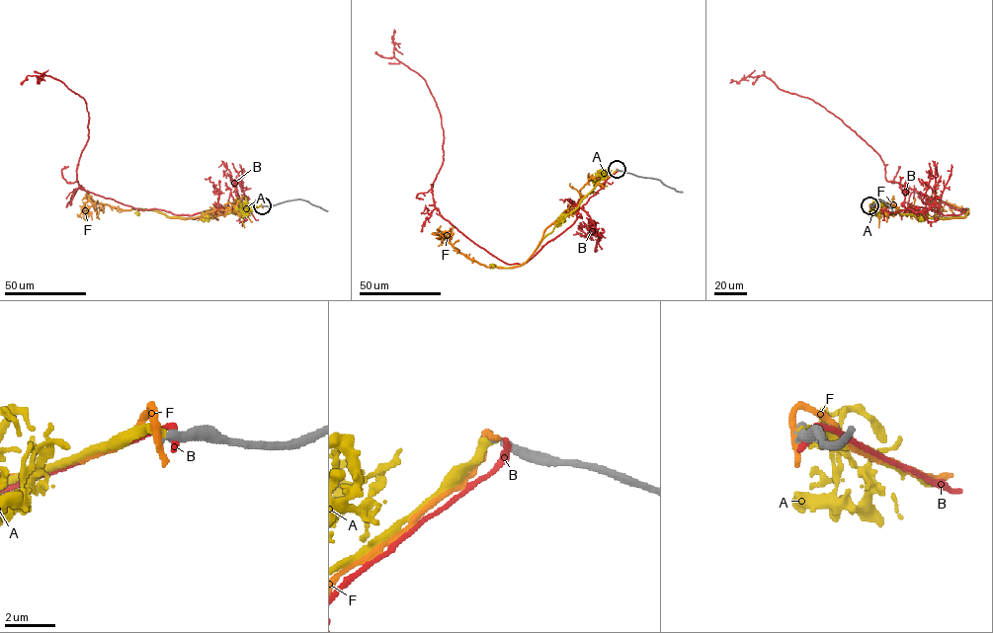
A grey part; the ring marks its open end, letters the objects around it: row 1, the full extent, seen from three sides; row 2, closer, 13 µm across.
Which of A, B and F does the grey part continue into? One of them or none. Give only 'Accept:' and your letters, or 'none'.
Accept: A

